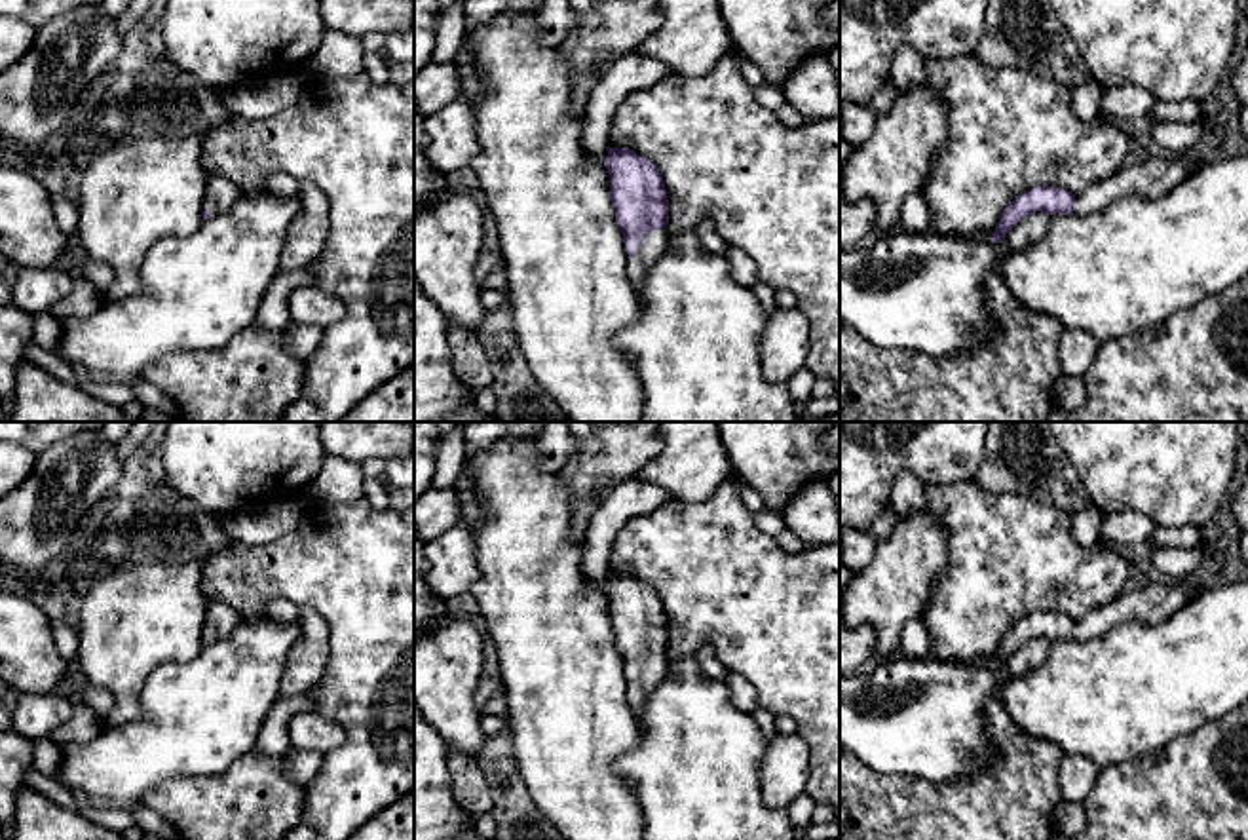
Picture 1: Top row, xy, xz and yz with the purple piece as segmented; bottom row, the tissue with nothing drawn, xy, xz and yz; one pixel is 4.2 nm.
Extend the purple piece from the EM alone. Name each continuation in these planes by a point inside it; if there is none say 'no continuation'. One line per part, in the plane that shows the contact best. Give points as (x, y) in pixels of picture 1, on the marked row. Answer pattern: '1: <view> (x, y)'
1: xz (654, 244)

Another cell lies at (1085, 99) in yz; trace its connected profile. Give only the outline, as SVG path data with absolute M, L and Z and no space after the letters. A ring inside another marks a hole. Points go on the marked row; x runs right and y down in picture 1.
M1092 78L1090 82L1071 87L1071 105L1083 122L1092 122L1100 116L1102 86Z

